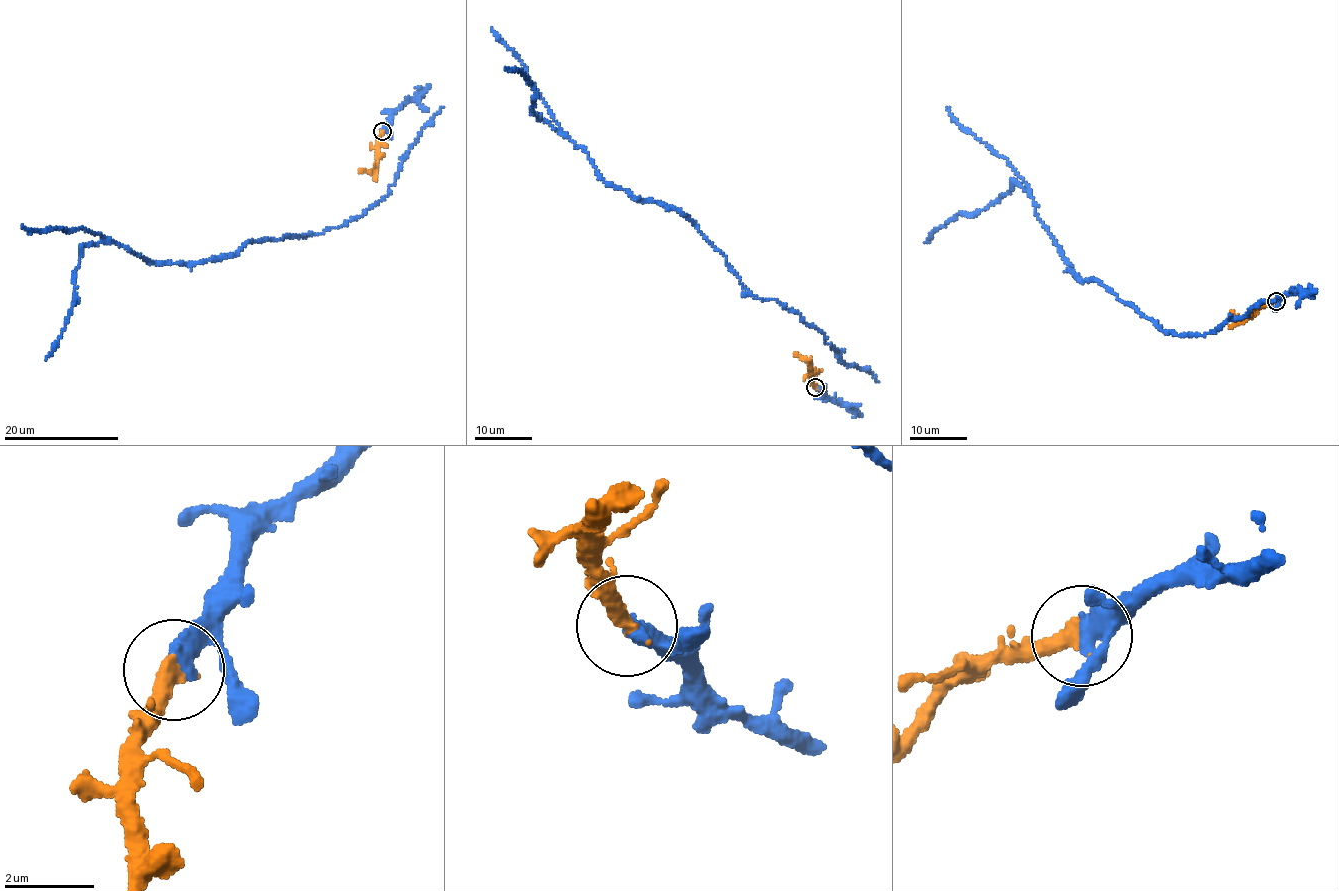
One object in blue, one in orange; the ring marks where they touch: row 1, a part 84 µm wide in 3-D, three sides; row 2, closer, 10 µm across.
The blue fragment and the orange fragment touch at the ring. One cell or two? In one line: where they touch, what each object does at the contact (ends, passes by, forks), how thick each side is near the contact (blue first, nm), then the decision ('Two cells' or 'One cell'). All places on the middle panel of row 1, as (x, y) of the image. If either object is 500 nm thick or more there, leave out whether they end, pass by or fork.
Place: (815, 387). At the ring blue ends. At the ring orange ends. Thickness 440 nm (blue) against 400 nm. One cell

